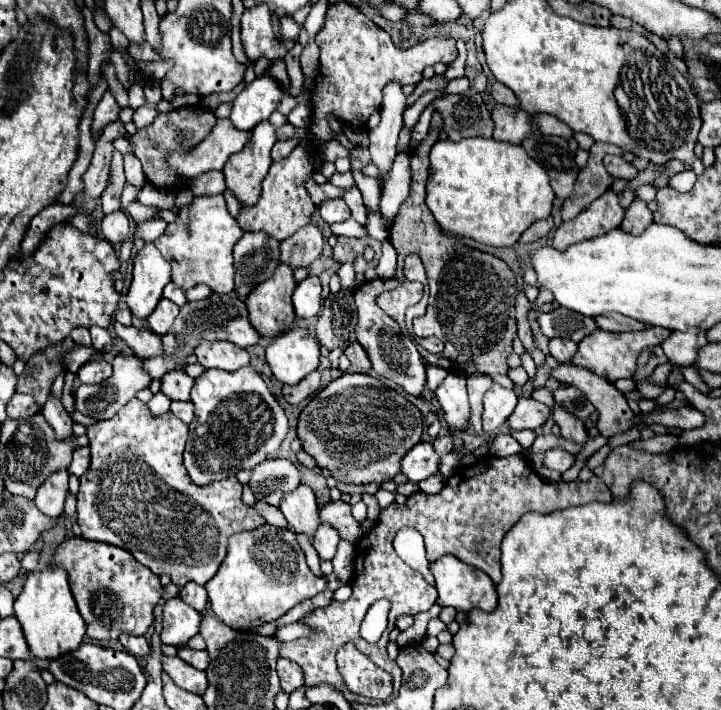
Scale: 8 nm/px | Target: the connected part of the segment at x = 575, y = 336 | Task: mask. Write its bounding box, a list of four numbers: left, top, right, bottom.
[538,307,598,343]

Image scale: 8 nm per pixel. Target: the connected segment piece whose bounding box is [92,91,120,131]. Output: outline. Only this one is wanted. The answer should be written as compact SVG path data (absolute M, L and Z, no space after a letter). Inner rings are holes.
M110 91L104 93L104 97L100 99L96 111L94 111L94 121L92 121L92 129L102 129L106 123L112 123L118 119L118 113L120 113L120 107L116 103L116 99L112 97Z

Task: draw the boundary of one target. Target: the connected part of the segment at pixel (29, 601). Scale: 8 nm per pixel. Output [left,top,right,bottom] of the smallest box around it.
[14,567,86,659]

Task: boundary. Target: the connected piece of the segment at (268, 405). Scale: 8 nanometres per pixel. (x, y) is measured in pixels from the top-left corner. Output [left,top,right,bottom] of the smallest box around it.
[184,365,288,485]

